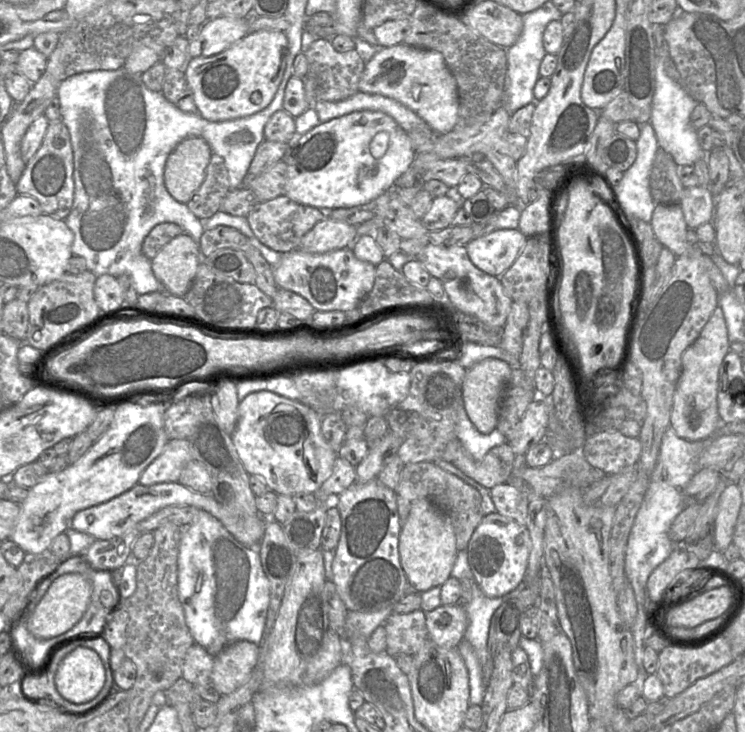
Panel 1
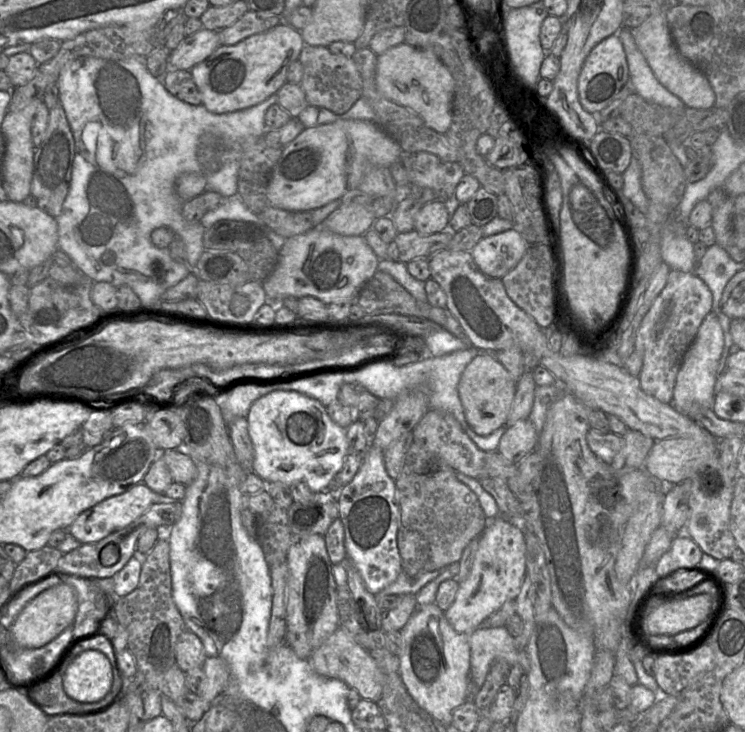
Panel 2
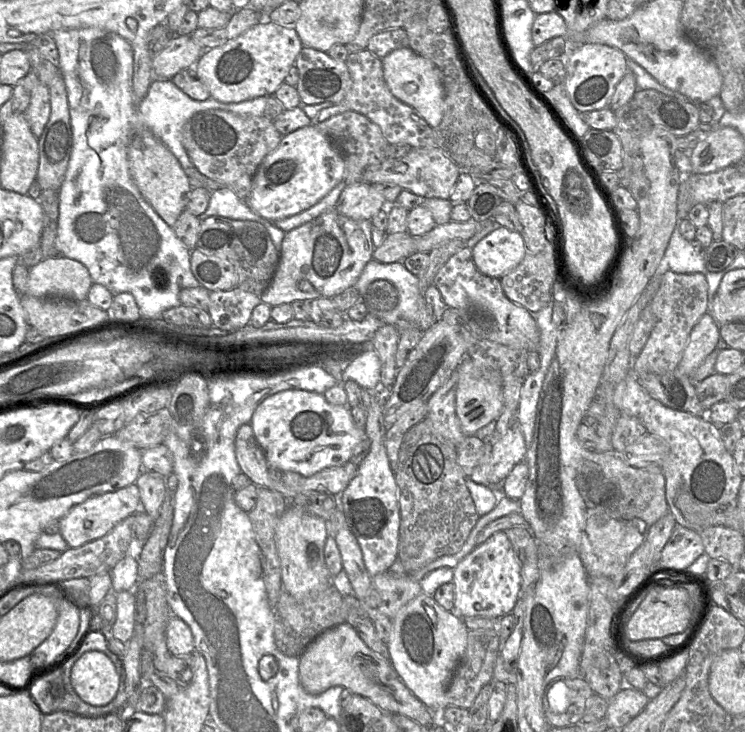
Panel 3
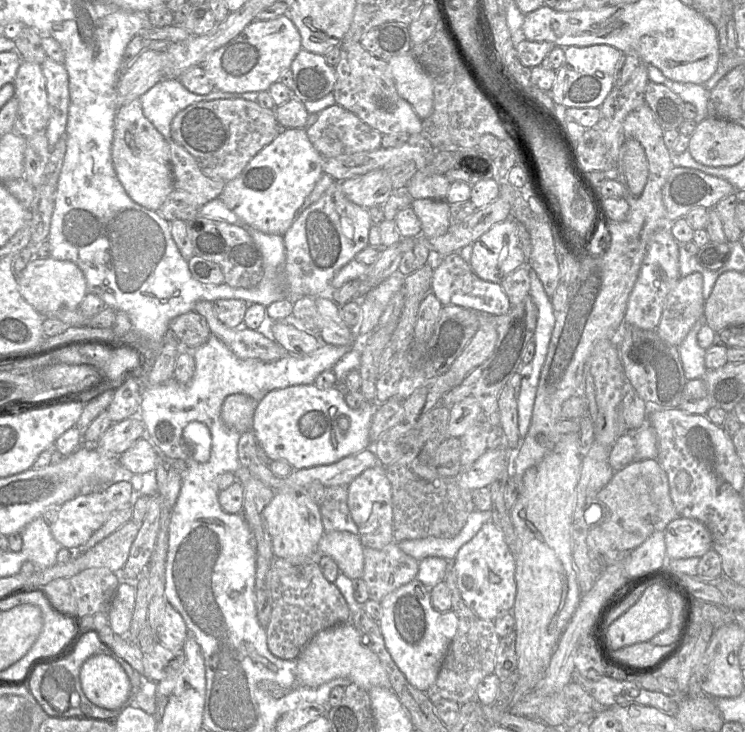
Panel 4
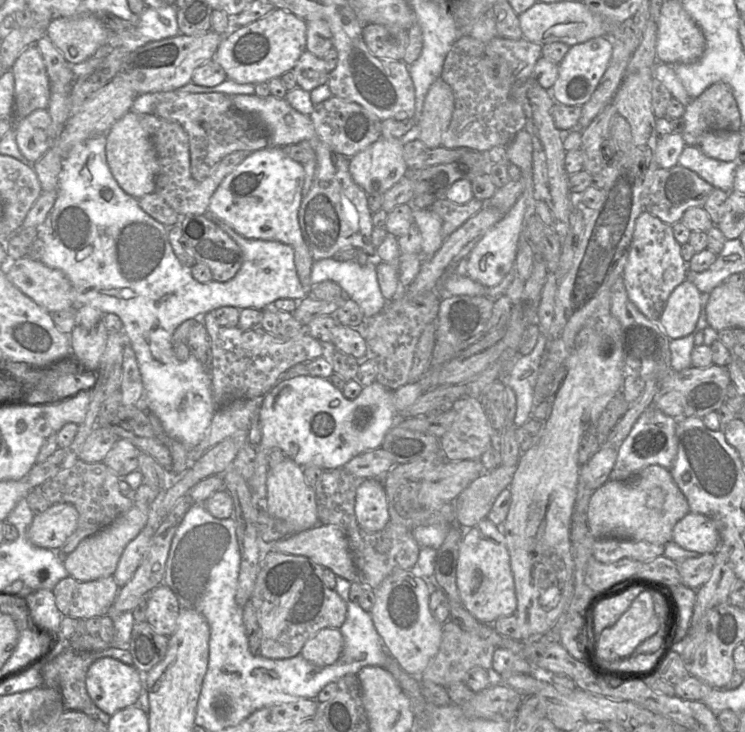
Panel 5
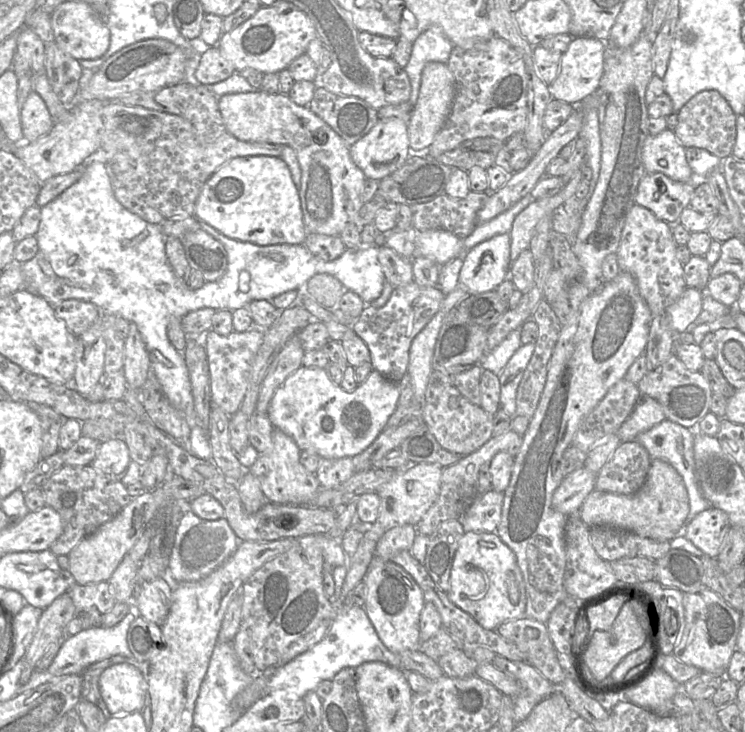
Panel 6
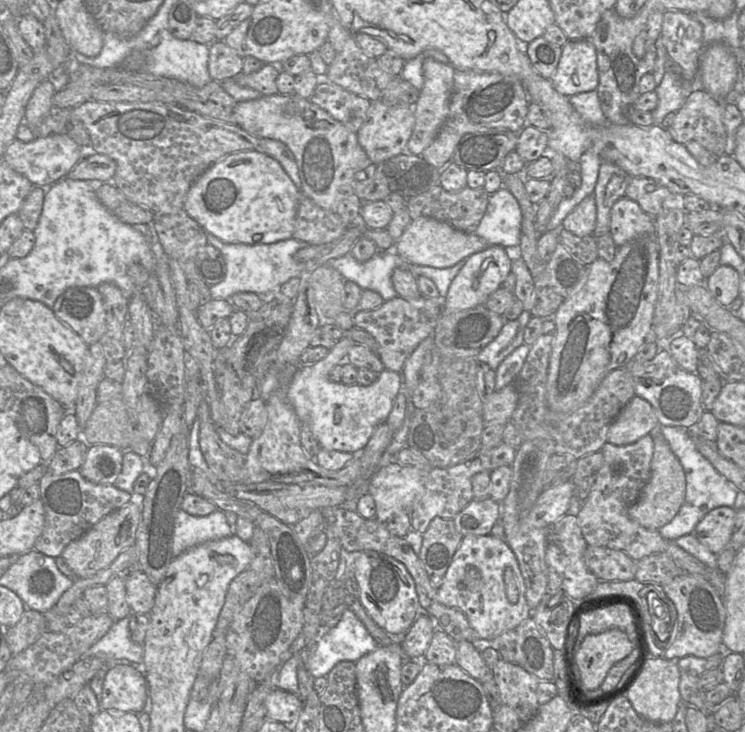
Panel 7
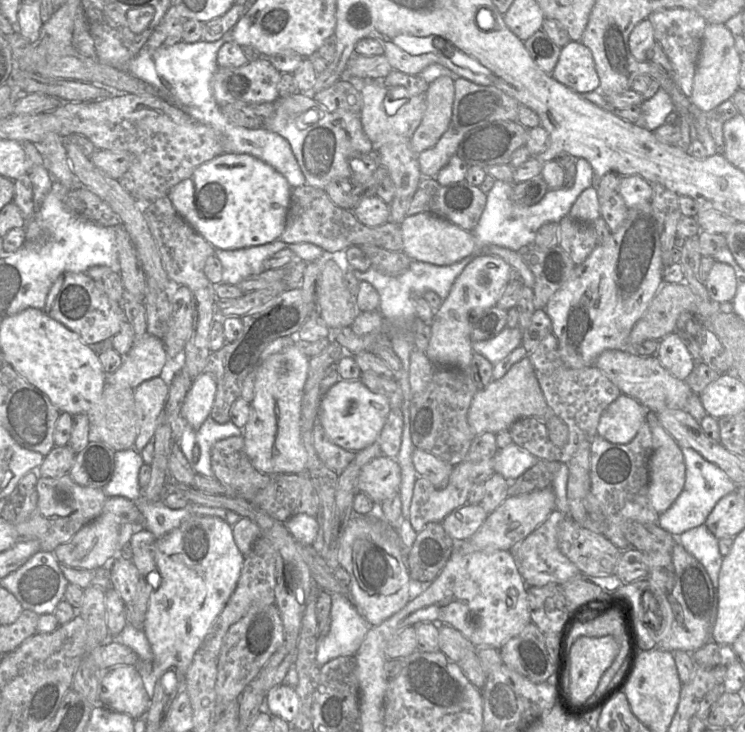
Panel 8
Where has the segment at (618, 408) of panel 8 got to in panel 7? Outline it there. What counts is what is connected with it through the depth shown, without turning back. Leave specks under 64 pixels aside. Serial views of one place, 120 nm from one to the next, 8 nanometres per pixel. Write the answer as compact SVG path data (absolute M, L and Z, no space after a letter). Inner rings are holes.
M635 395L610 426L607 441L617 446L632 444L653 433L659 426L652 405Z

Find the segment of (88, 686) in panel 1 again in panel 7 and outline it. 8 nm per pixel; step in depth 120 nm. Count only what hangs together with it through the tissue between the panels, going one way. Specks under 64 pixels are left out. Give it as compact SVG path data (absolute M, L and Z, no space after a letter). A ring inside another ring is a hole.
M118 664L105 675L102 689L103 710L140 714L145 711L148 685L136 668Z

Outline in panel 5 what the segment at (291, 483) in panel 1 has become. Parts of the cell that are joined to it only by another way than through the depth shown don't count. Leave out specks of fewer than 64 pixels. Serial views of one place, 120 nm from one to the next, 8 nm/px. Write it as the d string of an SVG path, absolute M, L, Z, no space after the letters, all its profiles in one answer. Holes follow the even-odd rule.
M309 374L279 380L262 397L259 415L262 427L262 440L256 448L254 475L247 481L253 497L257 502L264 502L267 497L266 480L270 469L267 453L270 449L275 447L281 449L286 457L292 459L301 467L305 465L316 465L323 470L340 468L353 457L381 447L387 432L396 420L401 418L401 416L397 415L393 404L393 391L387 389L377 381L364 386L361 393L355 399L347 399L342 391L334 387L328 379L314 377Z

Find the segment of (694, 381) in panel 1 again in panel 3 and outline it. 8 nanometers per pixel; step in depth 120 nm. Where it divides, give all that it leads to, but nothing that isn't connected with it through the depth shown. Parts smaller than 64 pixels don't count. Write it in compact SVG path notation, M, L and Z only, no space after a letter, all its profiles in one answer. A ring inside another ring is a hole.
M709 314L703 315L691 331L690 338L678 369L691 376L717 347L720 339L718 322Z

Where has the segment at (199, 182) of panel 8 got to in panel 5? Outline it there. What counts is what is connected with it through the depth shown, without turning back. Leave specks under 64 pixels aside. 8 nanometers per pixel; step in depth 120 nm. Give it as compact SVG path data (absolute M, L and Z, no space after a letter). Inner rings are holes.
M269 146L250 154L222 181L213 194L209 210L246 238L279 241L294 250L294 262L302 286L311 290L313 258L303 238L298 211L302 201L305 170L289 158L282 147Z

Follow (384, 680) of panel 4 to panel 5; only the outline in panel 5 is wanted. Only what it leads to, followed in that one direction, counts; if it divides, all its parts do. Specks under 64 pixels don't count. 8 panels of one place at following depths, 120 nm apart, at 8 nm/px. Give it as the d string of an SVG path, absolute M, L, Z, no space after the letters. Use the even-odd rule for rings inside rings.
M324 628L305 643L300 654L315 666L324 667L337 661L343 645L343 636L338 628Z

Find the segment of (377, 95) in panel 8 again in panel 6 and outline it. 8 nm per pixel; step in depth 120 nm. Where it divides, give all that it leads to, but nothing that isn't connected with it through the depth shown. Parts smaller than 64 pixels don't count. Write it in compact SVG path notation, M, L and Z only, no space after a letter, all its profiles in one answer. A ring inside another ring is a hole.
M398 118L379 119L375 126L350 147L353 162L367 178L381 180L400 168L412 152L408 124Z

